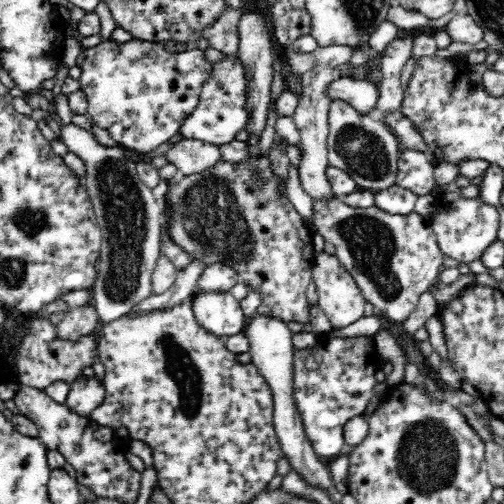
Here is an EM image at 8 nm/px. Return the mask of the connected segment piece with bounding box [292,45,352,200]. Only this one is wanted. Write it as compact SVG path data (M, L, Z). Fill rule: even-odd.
M342 45L318 46L312 53L316 57L316 66L301 75L302 92L299 94L298 106L292 116L300 133L303 150L305 150L298 169L299 179L304 190L314 200L330 200L330 197L337 195L334 194L325 173L329 165L326 144L329 135L329 106L331 102L327 97L327 86L338 77L337 66L352 58L352 47Z

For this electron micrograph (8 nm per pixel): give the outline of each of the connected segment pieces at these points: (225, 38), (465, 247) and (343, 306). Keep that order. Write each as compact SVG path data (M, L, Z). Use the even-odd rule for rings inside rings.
M227 8L214 24L202 30L203 44L220 50L225 56L237 54L238 44L240 44L240 33L238 33L240 16L242 10Z
M460 190L440 194L439 202L434 213L429 217L430 226L434 232L442 253L448 258L454 258L460 263L470 263L478 260L498 240L500 214L494 205L472 198L462 198Z
M322 251L315 257L314 261L312 283L314 282L317 287L319 296L317 304L330 319L330 324L335 328L344 328L344 326L348 326L353 322L363 320L364 306L366 306L367 300L363 297L353 277L344 269L336 256Z

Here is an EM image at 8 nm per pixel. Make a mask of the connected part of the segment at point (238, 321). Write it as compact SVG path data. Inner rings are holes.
M200 291L191 298L191 307L199 324L220 338L244 332L249 321L240 301L229 292Z

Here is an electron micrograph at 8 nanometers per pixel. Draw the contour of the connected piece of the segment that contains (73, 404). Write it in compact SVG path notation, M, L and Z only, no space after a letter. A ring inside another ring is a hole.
M78 376L70 384L69 393L65 405L80 416L89 417L94 408L98 408L105 397L103 381L96 376Z

